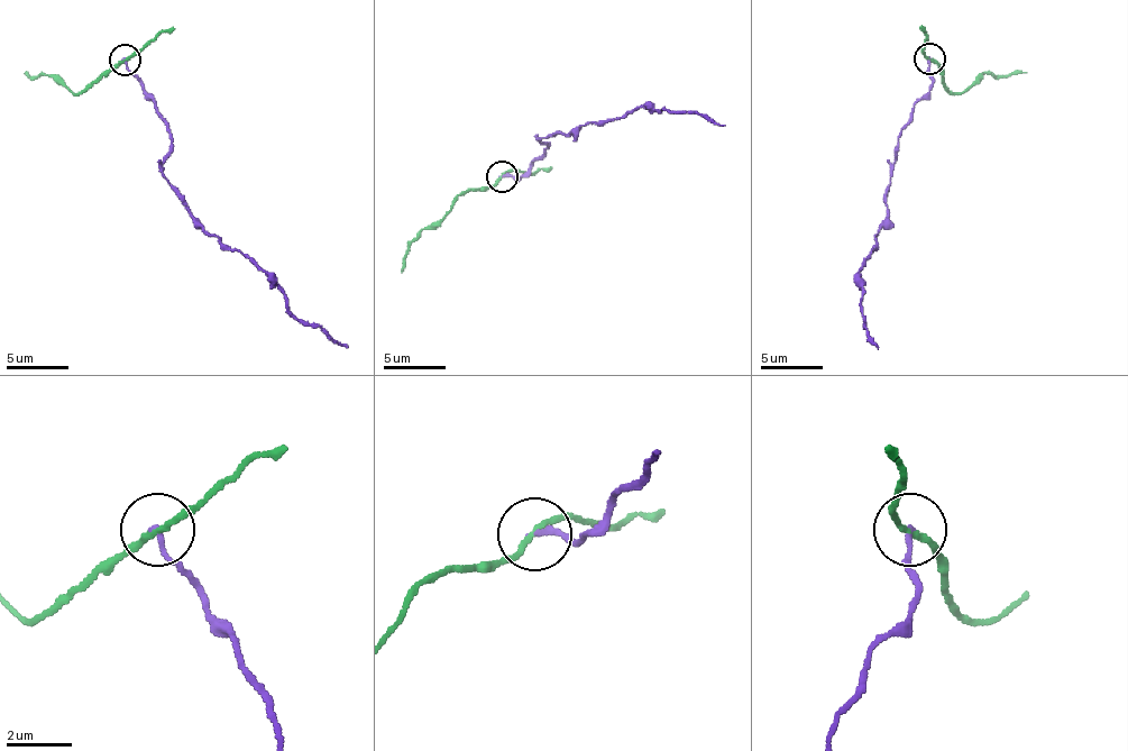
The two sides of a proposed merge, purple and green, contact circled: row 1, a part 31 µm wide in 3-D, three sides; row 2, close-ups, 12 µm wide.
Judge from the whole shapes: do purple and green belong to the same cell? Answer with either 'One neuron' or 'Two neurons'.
Two neurons

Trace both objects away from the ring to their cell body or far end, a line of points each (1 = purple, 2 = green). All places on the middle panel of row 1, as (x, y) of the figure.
1: (501, 175), (520, 179), (548, 147), (538, 138), (576, 135), (588, 122), (640, 108), (705, 113), (724, 126)
2: (501, 175), (486, 188), (467, 188), (449, 209), (423, 228), (409, 247), (402, 272)

